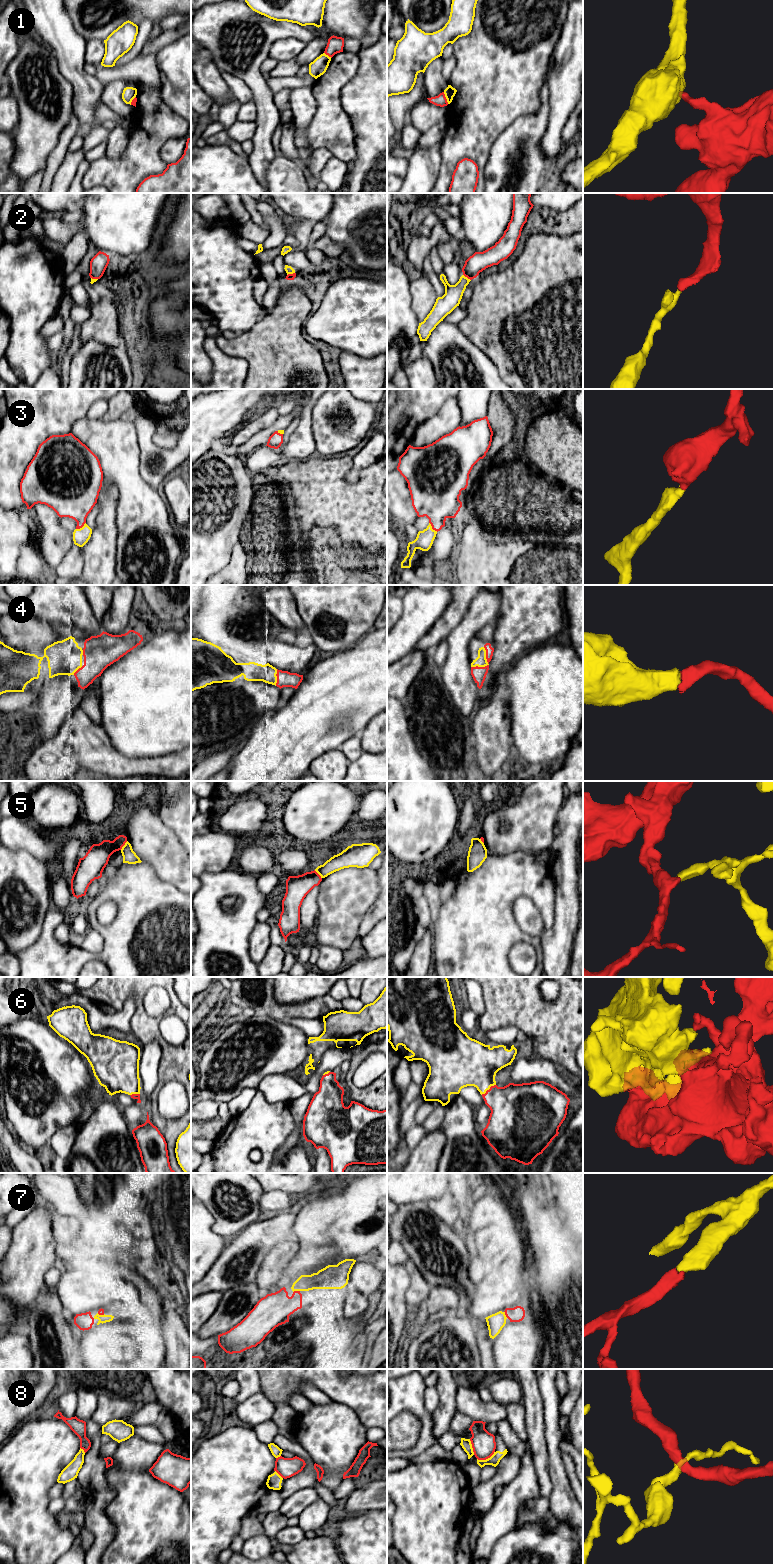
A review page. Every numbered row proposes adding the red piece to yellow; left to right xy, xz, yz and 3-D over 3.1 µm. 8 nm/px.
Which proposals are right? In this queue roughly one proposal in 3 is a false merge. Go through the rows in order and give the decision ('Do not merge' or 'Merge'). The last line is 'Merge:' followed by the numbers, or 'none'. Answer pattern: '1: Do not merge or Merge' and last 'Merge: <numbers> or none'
1: Do not merge
2: Merge
3: Merge
4: Merge
5: Do not merge
6: Merge
7: Merge
8: Do not merge
Merge: 2, 3, 4, 6, 7

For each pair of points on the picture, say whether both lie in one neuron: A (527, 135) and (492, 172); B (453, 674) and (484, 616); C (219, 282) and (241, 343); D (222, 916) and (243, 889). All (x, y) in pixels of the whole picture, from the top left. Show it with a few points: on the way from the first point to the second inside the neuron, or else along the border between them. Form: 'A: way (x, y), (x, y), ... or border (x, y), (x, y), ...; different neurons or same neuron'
A: way (520, 144), (501, 163); same neuron
B: way (458, 659), (458, 640), (469, 629); same neuron
C: border (258, 320), (250, 328), (238, 334); different neurons
D: way (231, 916), (243, 906), (243, 898); same neuron

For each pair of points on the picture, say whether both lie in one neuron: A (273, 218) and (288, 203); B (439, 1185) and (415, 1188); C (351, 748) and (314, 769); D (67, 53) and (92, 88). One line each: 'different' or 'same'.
A: different
B: same
C: same
D: same

